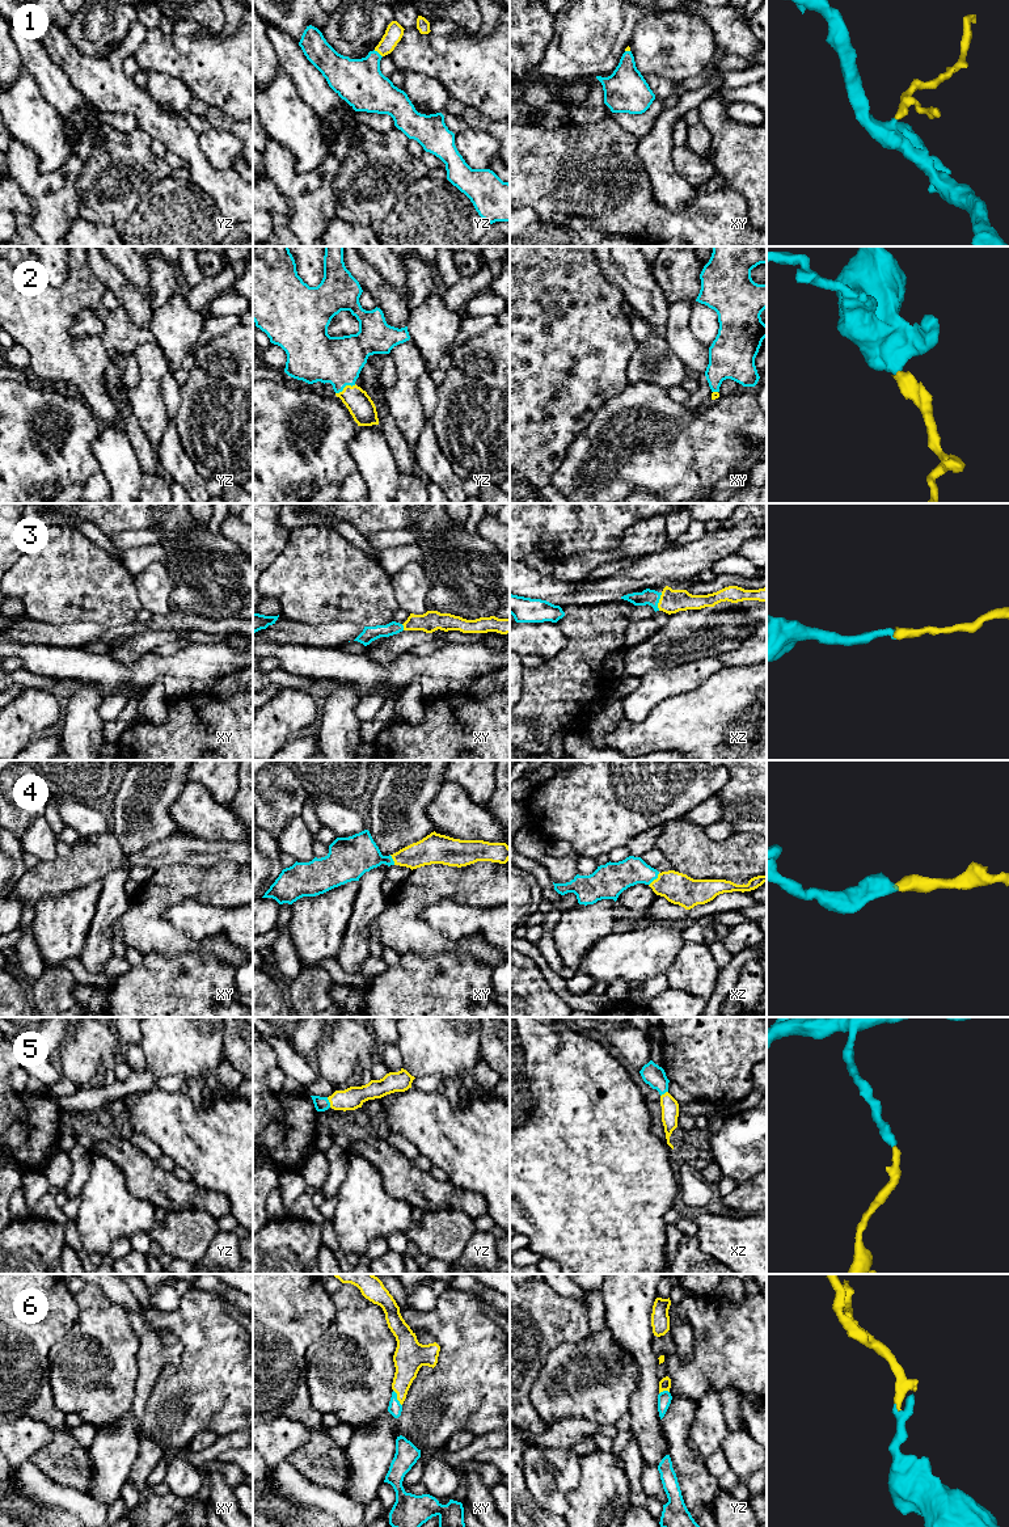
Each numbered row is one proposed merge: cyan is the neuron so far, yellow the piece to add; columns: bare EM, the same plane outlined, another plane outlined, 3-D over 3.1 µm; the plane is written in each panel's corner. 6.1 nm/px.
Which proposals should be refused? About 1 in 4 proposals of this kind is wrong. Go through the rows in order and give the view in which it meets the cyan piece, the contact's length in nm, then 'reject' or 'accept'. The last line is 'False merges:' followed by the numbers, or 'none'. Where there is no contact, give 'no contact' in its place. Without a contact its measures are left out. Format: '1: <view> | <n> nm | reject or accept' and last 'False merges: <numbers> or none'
1: yz | 70 nm | accept
2: yz | 140 nm | accept
3: xz | 110 nm | accept
4: xz | 100 nm | accept
5: yz | 70 nm | accept
6: xy | 120 nm | accept
False merges: none

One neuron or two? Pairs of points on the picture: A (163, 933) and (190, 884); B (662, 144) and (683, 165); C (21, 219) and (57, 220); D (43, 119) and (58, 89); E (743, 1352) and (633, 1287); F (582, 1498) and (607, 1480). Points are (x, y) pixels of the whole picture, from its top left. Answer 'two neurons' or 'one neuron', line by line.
A: one neuron
B: two neurons
C: two neurons
D: two neurons
E: two neurons
F: one neuron

